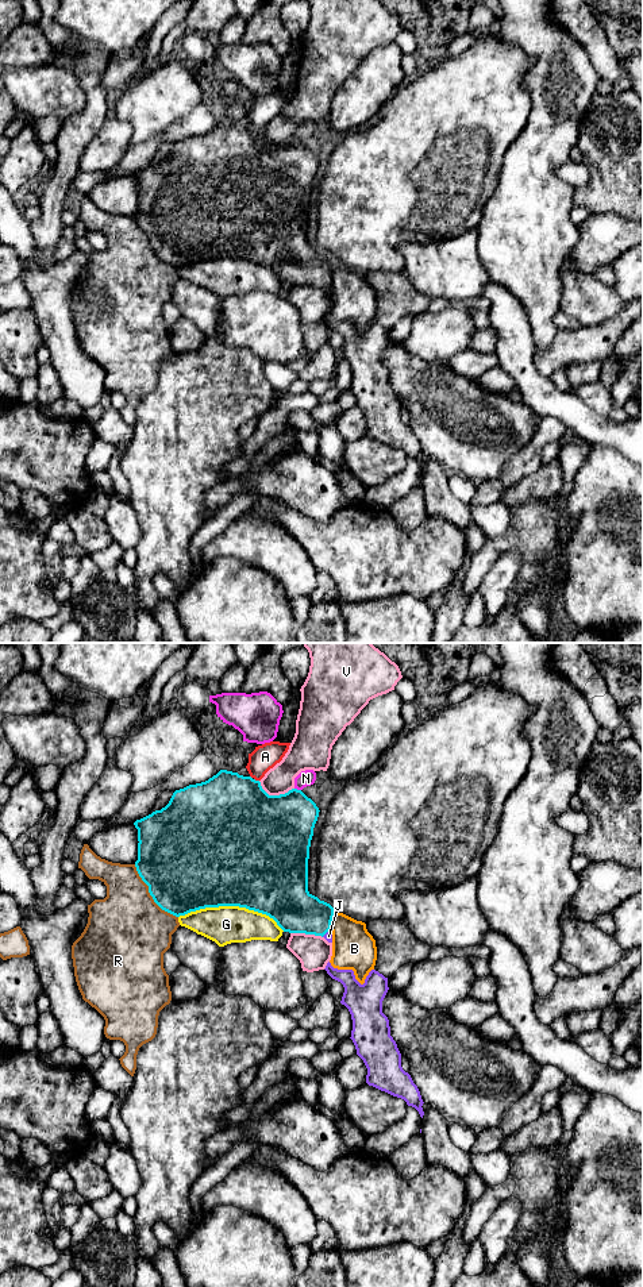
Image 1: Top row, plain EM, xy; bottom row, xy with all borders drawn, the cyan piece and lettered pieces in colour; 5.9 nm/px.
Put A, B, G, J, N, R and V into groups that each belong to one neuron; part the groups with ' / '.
A / B / G / J / N / R / V

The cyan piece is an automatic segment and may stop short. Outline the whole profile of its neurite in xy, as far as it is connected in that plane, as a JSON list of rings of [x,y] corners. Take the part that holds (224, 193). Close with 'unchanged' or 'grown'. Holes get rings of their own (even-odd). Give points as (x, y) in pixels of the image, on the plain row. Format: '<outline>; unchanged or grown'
[[[220,122],[216,127],[205,134],[189,136],[184,140],[176,142],[165,159],[155,162],[134,174],[135,180],[138,181],[139,193],[138,212],[135,213],[135,219],[142,232],[149,238],[149,244],[154,254],[162,262],[176,269],[205,259],[239,258],[269,267],[284,284],[322,288],[328,294],[332,294],[331,273],[335,262],[330,255],[320,253],[308,243],[309,199],[319,163],[320,162],[316,155],[301,142],[292,140],[285,146],[269,147],[262,140],[259,132],[255,132],[251,128],[239,127],[238,124]]]; grown

